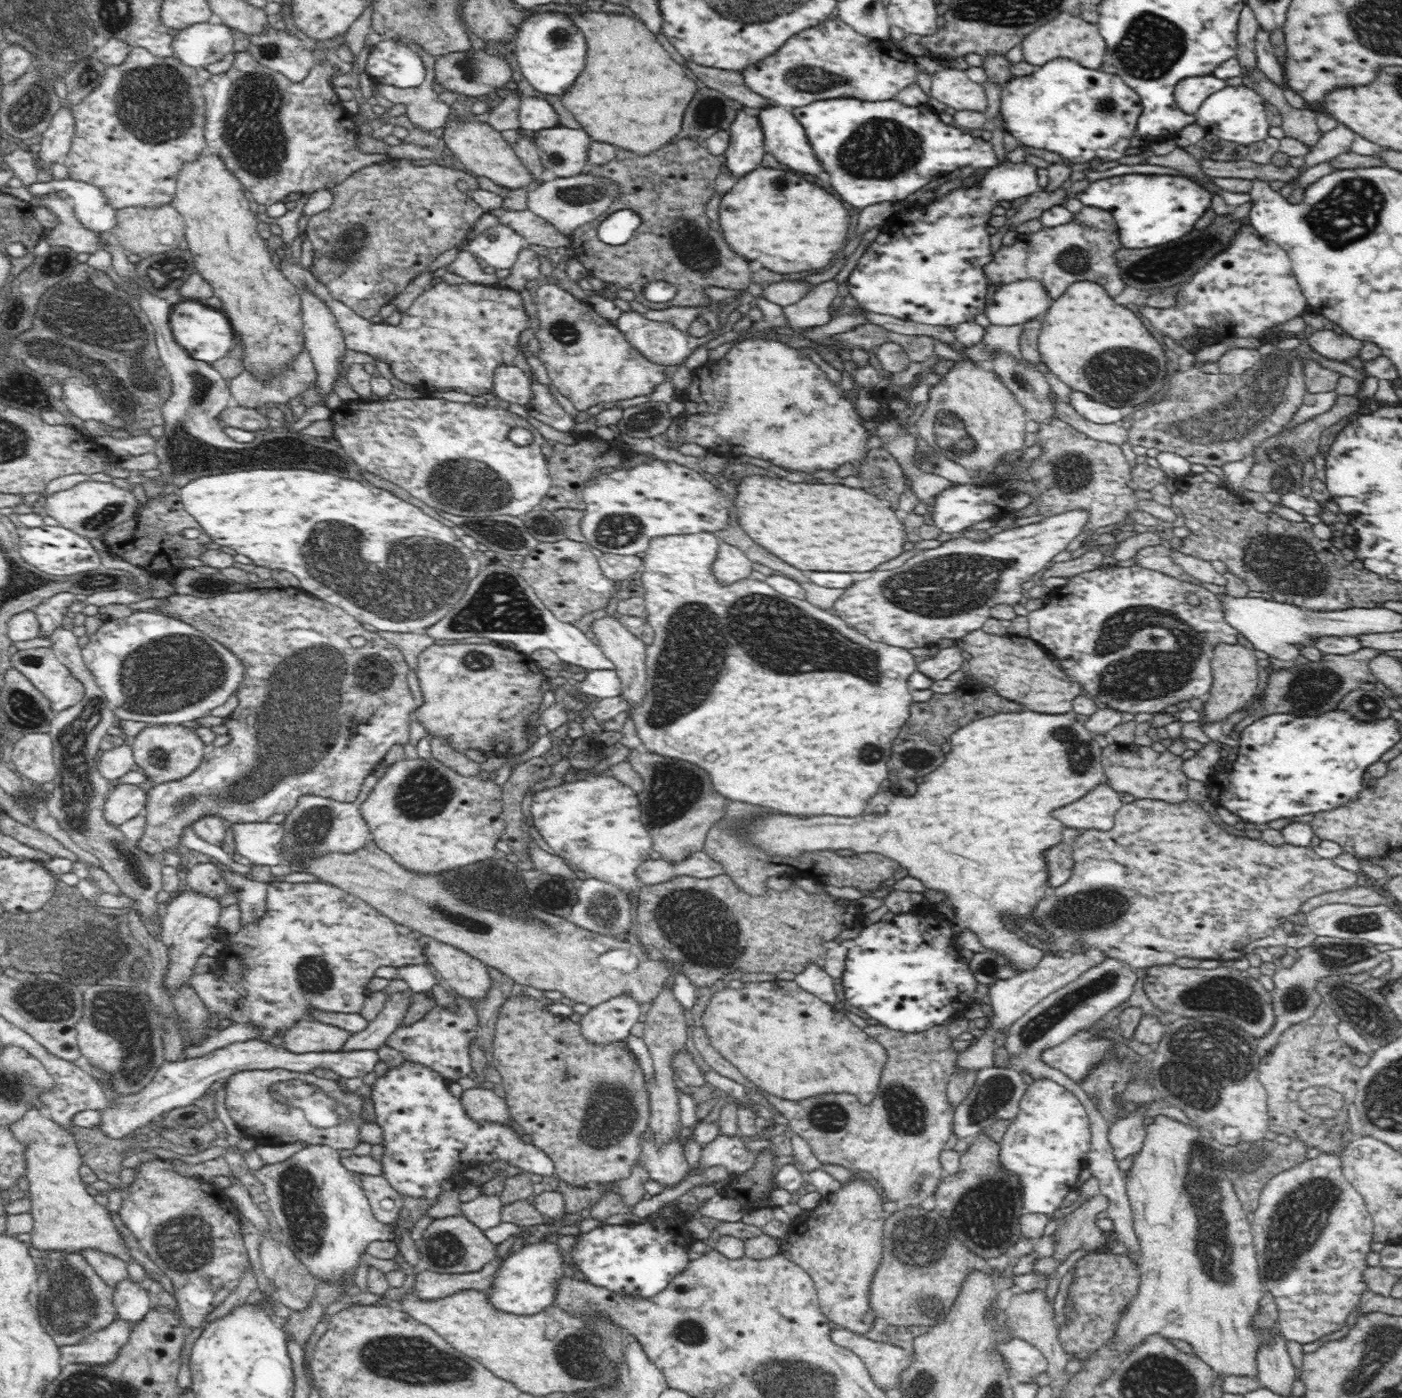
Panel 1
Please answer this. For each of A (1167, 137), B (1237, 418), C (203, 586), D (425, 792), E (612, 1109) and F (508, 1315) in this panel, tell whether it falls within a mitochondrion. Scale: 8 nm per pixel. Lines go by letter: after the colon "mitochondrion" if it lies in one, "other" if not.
A: other
B: mitochondrion
C: mitochondrion
D: mitochondrion
E: mitochondrion
F: other

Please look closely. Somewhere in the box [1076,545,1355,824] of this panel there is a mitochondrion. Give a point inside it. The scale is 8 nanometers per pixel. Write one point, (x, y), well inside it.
(1125, 677)

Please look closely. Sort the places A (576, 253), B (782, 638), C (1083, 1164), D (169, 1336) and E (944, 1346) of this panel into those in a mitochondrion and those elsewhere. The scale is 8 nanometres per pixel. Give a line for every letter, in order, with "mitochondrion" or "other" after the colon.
A: other
B: mitochondrion
C: other
D: other
E: other

